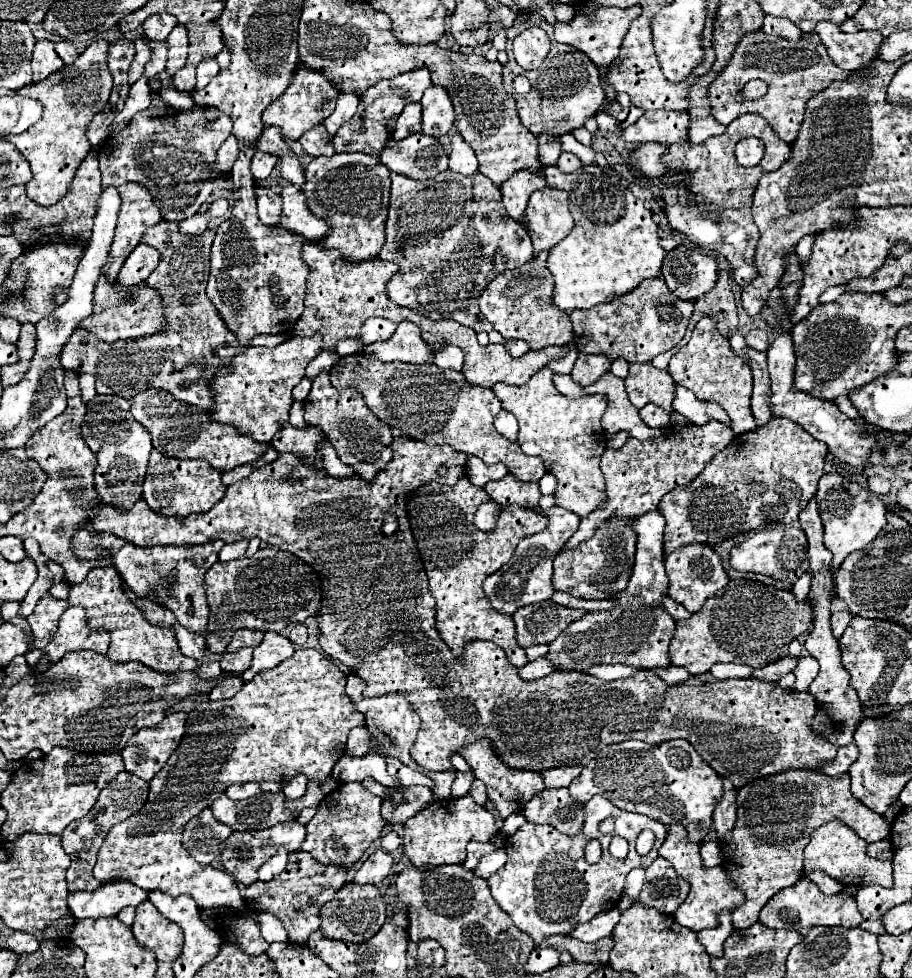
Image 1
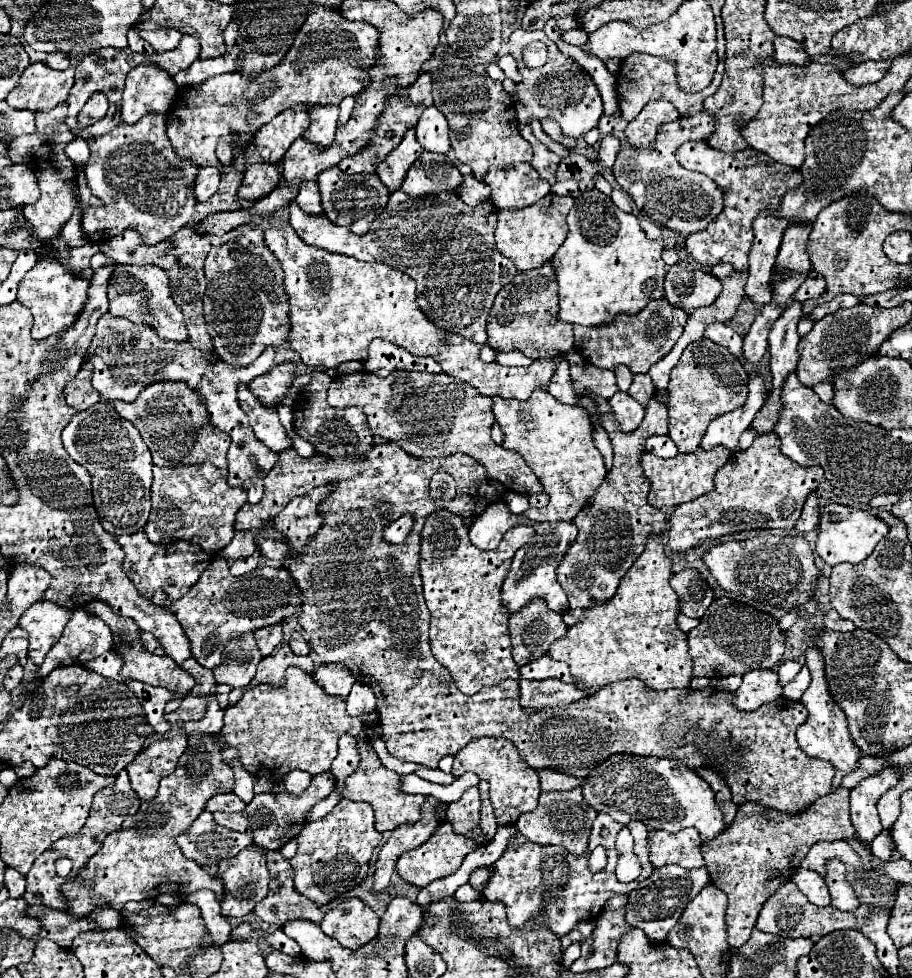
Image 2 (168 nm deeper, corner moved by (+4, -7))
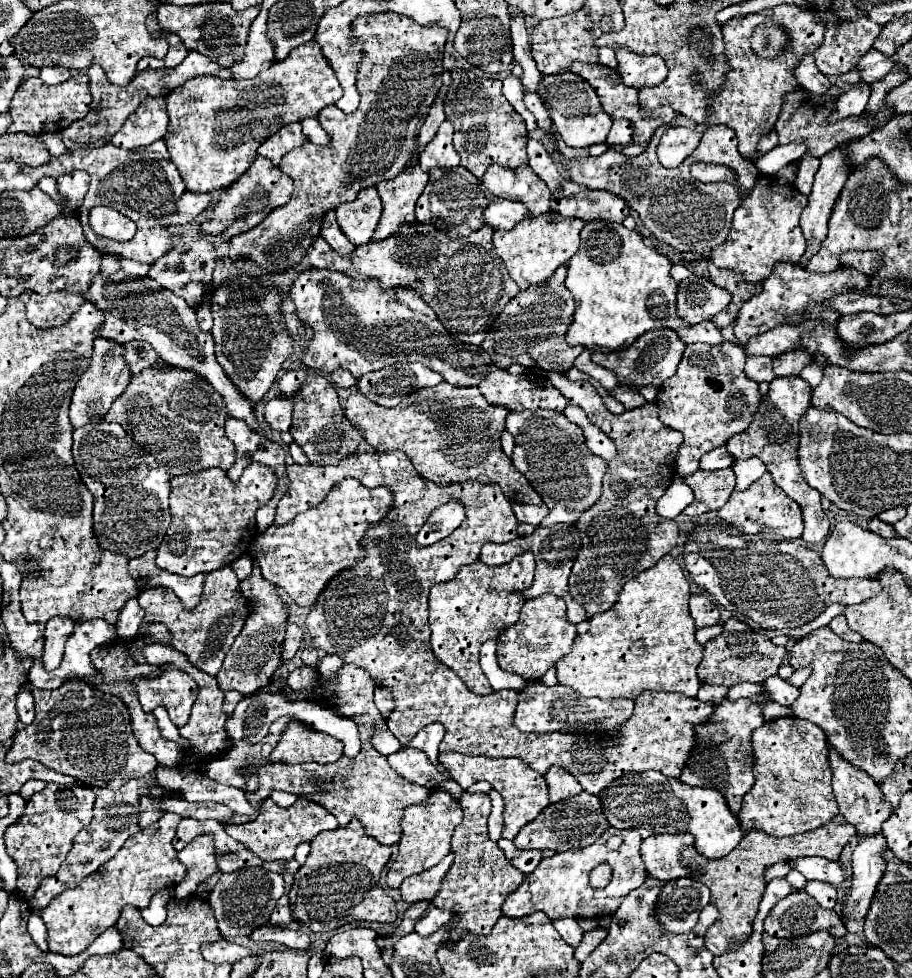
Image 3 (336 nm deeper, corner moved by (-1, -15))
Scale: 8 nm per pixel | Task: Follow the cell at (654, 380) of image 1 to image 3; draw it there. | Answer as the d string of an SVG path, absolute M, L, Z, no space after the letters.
M616 387L616 389L610 389L610 395L614 399L618 399L626 409L636 409L636 407L642 407L646 403L646 399L638 391L634 391L634 389Z

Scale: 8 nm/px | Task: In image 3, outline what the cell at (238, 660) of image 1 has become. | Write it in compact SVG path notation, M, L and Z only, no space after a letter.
M254 563L250 577L240 581L238 591L250 603L250 615L244 623L244 629L236 637L234 645L230 647L220 673L216 675L218 685L222 691L238 691L242 695L250 695L256 689L270 683L274 671L284 663L282 661L282 643L286 635L286 623L290 617L290 607L280 599L278 589L272 583L262 579L258 563Z

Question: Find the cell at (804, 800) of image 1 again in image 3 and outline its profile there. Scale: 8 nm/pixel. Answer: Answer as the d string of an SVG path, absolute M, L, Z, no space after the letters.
M834 817L830 823L818 829L812 829L794 837L782 837L782 839L762 835L762 831L748 831L744 833L744 839L738 843L738 847L722 859L706 859L694 847L686 847L680 855L682 865L700 873L700 877L696 879L702 881L710 889L710 895L712 895L710 903L720 911L718 921L712 923L704 935L706 949L714 955L722 955L730 945L742 943L750 937L752 923L758 913L762 893L766 889L766 881L764 881L766 867L778 861L788 861L796 857L812 857L812 855L824 857L828 861L838 861L840 851L844 849L844 845L850 841L852 835L856 835L856 829L850 823L846 823L842 817Z

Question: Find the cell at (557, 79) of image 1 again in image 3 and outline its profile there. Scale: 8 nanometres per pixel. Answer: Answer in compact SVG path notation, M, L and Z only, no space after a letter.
M560 73L560 75L548 75L548 85L542 85L542 91L538 91L540 99L544 99L544 105L550 113L550 119L554 123L556 133L564 139L568 147L590 147L596 143L604 143L608 137L608 131L612 127L612 117L602 109L596 91L586 83L582 77L574 73Z

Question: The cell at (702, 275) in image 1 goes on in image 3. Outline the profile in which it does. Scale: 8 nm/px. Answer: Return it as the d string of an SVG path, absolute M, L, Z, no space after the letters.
M690 275L678 287L678 315L690 325L698 325L720 313L730 299L728 291L710 279Z

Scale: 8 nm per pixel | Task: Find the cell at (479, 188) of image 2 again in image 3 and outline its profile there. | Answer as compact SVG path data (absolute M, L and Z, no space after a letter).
M496 199L490 203L490 207L484 211L484 219L492 229L514 229L520 221L530 219L526 205L520 201L502 201Z

